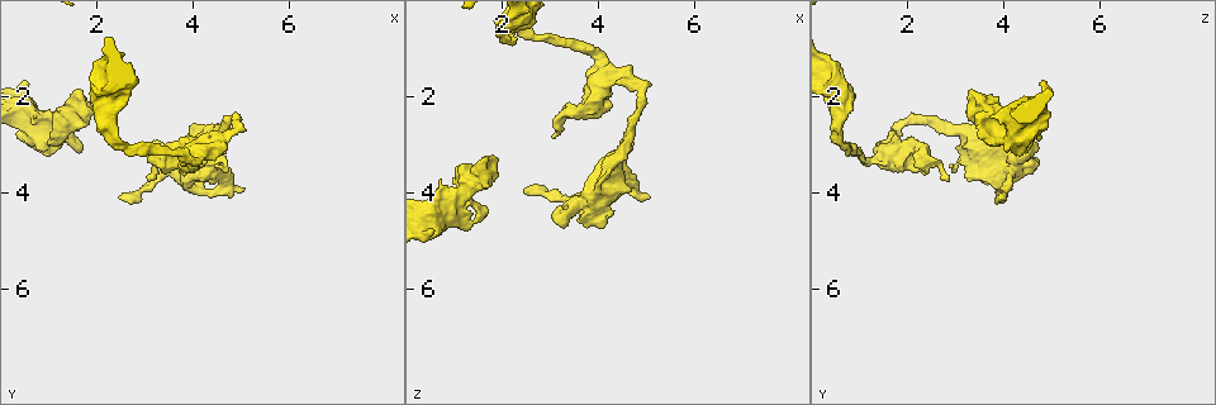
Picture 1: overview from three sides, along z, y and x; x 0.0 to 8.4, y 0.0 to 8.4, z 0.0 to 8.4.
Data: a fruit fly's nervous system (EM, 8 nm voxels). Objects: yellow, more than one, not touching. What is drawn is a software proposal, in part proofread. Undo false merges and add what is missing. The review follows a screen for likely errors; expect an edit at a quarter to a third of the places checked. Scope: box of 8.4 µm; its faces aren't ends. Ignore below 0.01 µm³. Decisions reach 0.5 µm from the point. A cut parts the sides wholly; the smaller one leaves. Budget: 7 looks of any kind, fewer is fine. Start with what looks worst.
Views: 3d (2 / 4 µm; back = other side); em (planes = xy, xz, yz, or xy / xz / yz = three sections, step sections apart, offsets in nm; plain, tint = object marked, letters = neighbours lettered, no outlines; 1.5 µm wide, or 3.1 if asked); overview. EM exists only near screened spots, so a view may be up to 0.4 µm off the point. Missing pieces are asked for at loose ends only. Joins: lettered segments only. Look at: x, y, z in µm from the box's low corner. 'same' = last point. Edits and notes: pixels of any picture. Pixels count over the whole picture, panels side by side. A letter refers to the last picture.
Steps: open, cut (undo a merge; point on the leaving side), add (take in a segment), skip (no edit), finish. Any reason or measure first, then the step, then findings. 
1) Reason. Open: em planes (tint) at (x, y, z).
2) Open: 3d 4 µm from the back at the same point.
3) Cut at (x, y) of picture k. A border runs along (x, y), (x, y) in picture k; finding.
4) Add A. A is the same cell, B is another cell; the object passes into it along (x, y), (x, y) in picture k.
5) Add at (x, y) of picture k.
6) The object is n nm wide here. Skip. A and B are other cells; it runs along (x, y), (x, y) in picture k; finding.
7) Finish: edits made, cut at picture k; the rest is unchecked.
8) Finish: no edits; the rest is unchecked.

Abrupt turn. Open: 3d 4 µm at (3.15, 3.75, 4.15).

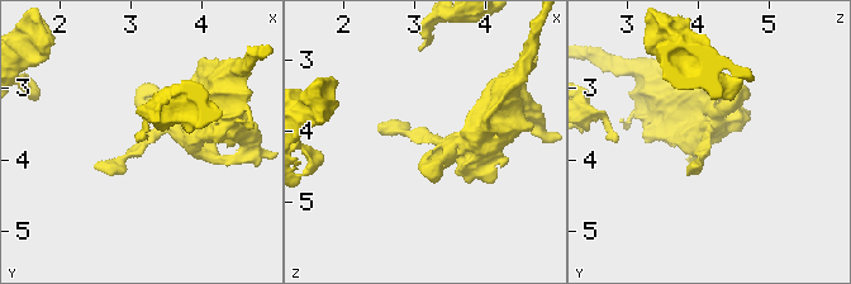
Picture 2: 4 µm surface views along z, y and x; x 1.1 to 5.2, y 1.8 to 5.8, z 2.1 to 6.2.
Need the tissue. Open: em xz step 4 (letters) at (3.20, 3.75, 4.10).

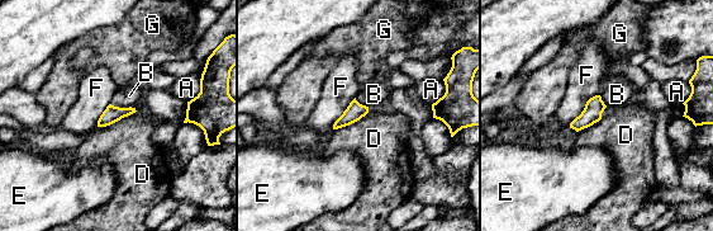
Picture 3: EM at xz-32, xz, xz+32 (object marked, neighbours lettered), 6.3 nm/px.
The longest contact is with F, 280 nm. Skip. A, B, D, E, F and G are other cells; a border runs along (136, 111), (109, 125), (98, 127) in picture 3; all the same neuron.

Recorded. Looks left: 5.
Abrupt turn. Open: em xy step 4 (tint) at (4.95, 2.60, 1.80).

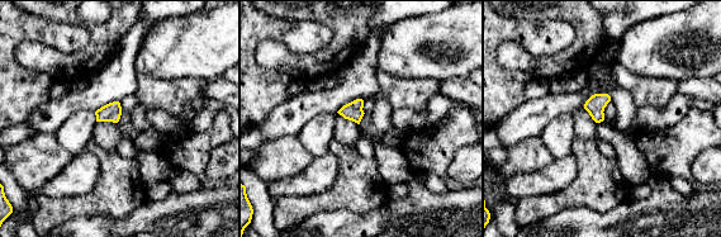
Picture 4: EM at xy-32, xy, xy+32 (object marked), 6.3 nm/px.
Cut it another way. Open: em planes (letters) at the same point.

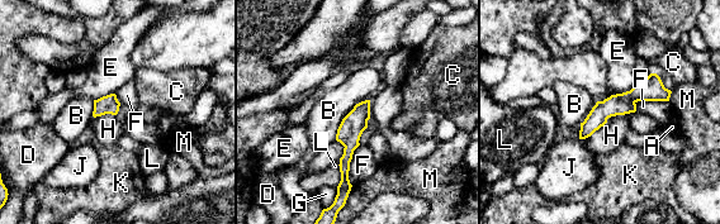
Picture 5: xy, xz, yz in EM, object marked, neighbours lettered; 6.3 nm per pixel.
Skip. A, B, C, D, E, F, G, H, J, K, L and M are other cells; a border runs along (369, 99), (342, 119), (335, 139) in picture 5; continuous, no second neuron.

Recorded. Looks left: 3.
Branch stops here. Open: 3d 2 µm at (0.60, 1.75, 4.80).

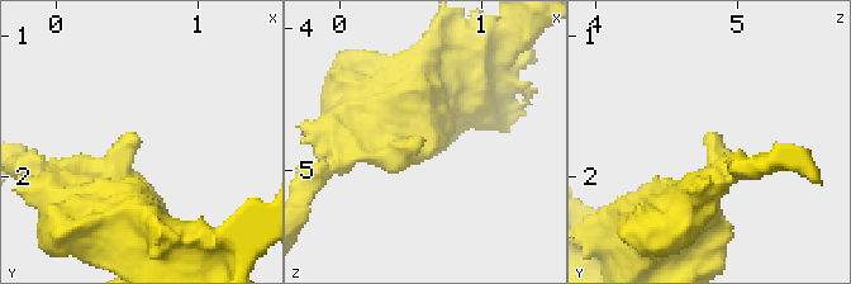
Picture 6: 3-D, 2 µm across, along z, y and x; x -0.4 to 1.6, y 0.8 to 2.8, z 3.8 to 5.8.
Shape alone is not enough. Open: em planes (letters) at (0.62, 1.74, 4.78).

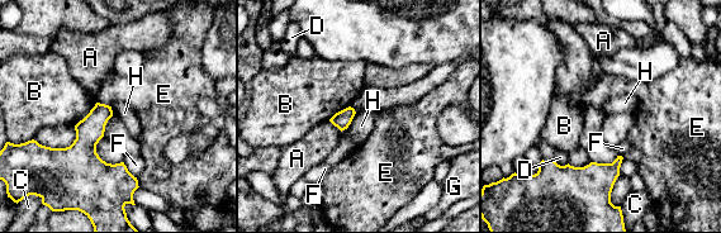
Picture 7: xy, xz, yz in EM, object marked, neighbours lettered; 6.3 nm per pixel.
The longest contact is with B, 220 nm. Skip. A, B, C, D, E, F, G and H are other cells; a border runs along (356, 112), (347, 127) in picture 7; no lettered segment goes on from it.

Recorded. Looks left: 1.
Finish: no edits; the rest is unchecked.

